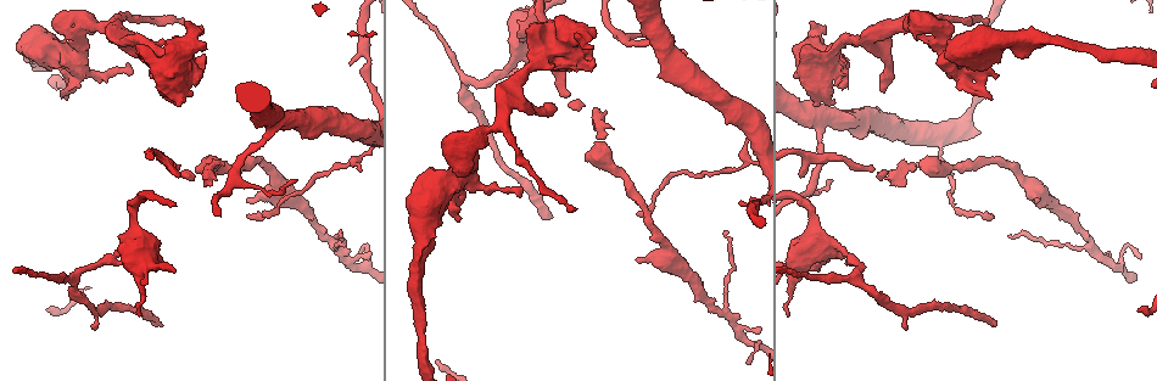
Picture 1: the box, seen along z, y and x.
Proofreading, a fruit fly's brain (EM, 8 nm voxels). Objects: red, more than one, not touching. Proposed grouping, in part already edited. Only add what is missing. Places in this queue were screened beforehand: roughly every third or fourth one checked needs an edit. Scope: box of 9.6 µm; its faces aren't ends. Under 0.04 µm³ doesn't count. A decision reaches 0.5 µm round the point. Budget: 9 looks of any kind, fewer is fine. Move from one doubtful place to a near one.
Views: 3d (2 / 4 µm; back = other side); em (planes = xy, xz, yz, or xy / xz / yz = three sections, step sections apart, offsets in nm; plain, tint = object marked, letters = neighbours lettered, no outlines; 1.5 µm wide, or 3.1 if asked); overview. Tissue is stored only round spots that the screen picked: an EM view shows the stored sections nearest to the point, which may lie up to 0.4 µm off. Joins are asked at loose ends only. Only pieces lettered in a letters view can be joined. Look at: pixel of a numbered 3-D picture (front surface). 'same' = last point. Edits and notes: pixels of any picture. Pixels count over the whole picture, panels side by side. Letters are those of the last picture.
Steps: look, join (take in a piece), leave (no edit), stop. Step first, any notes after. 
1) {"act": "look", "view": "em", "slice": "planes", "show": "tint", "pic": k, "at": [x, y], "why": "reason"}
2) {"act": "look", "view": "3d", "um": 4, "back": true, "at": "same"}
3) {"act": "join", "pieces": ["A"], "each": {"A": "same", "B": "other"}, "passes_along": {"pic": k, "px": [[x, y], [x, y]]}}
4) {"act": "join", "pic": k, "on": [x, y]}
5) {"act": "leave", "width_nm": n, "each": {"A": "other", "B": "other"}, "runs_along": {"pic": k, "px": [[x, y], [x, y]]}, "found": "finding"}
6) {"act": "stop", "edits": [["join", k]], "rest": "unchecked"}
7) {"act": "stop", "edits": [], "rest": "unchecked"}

{"act": "look", "view": "3d", "um": 2, "pic": 1, "at": [1140, 259], "why": "an open end"}

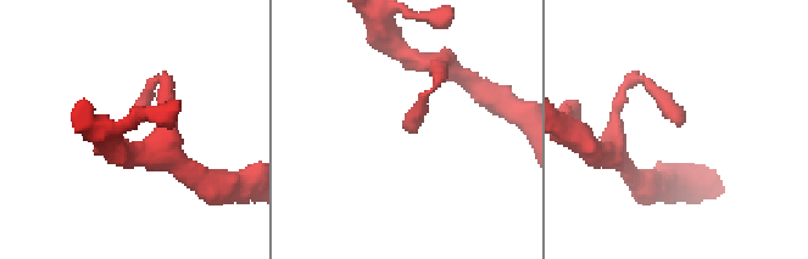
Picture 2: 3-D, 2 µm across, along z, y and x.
{"act": "look", "view": "em", "slice": "planes", "show": "letters", "pic": 2, "at": [680, 123], "why": "need the tissue"}

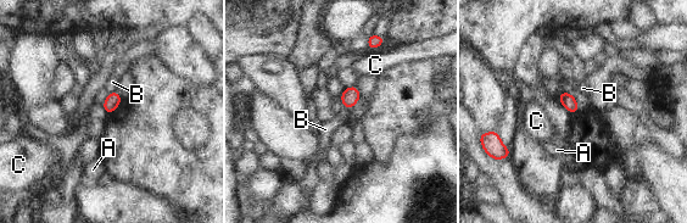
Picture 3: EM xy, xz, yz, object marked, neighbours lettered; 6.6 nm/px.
{"act": "leave", "width_nm": 90, "each": {"A": "other", "B": "other", "C": "other"}, "border": {"pic": 3, "px": [[116, 89], [109, 94]]}, "found": "none of them fits"}

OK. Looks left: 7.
{"act": "look", "view": "em", "slice": "planes", "show": "letters", "pic": 1, "at": [68, 36], "why": "branch stops here"}

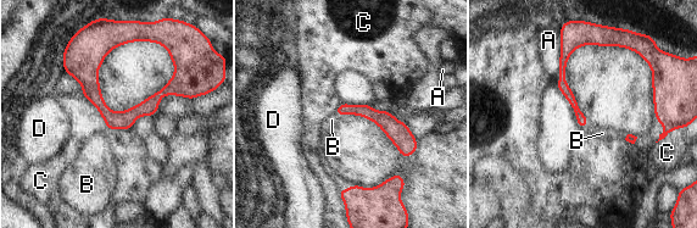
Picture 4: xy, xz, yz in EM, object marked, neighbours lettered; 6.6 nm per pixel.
{"act": "join", "pieces": ["B"], "longest_contact_nm": ["C", 300], "each": {"A": "other", "B": "same", "C": "other", "D": "other"}, "found": "the cell continues"}

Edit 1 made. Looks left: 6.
{"act": "look", "view": "overview"}

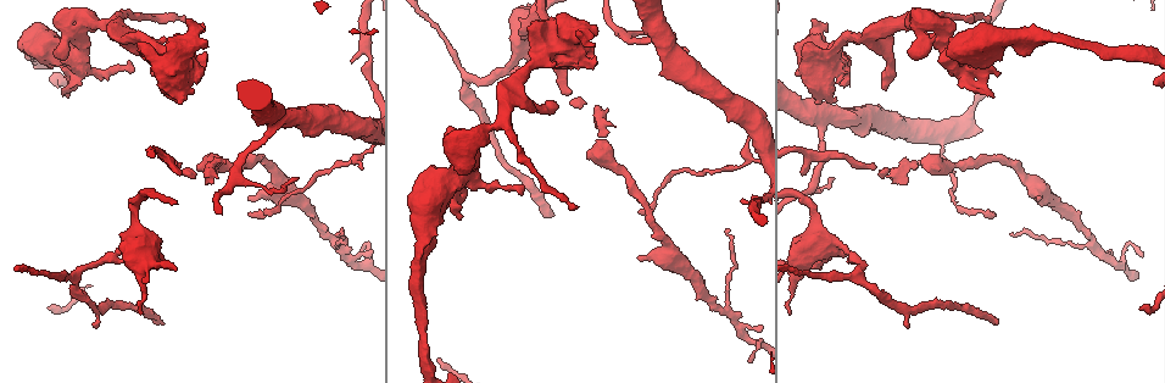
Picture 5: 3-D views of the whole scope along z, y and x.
{"act": "look", "view": "em", "slice": "planes", "show": "letters", "pic": 5, "at": [991, 96], "why": "thin end"}

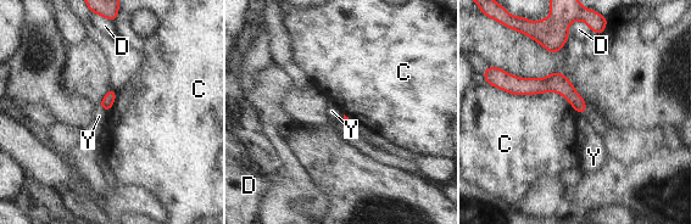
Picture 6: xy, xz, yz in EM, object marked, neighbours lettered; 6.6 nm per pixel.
{"act": "leave", "longest_contact_nm": ["C", 600], "each": {"C": "other", "D": "other", "Y": "other"}, "runs_along": {"pic": 6, "px": [[507, 85], [561, 85], [583, 110]]}, "found": "none of them fits"}

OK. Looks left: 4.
{"act": "look", "view": "em", "slice": "xz", "step": 4, "show": "letters", "pic": 5, "at": [828, 30], "why": "thick end"}

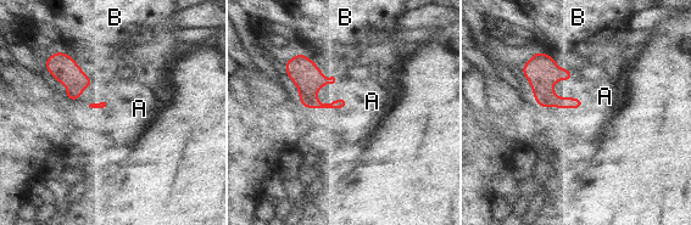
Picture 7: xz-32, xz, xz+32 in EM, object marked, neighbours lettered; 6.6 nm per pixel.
{"act": "join", "pieces": ["A"], "each": {"A": "same", "B": "other"}, "found": "it goes on there"}

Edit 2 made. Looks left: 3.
{"act": "stop", "edits": [["join", 4], ["join", 7]], "rest": "unchecked"}

